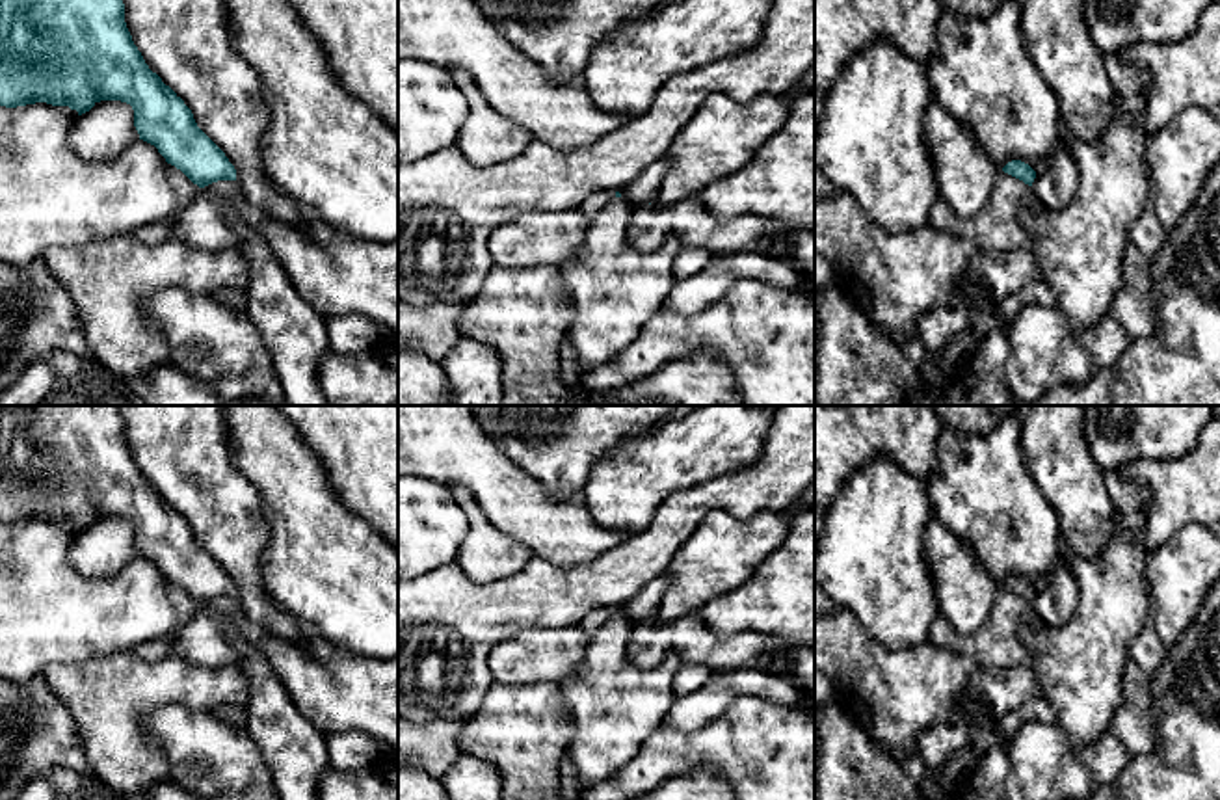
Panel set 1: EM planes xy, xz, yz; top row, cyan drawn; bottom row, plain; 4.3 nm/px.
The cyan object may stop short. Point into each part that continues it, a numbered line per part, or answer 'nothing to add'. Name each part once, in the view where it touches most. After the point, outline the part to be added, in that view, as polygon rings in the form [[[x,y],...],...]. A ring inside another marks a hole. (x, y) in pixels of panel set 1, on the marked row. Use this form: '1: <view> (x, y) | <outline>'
1: yz (1055, 185) | [[[1056,147],[1030,186],[1030,203],[1041,208],[1066,208],[1079,184],[1077,164],[1068,147]]]

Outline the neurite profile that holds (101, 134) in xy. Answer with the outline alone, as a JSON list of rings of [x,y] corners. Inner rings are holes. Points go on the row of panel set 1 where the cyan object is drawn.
[[[100,100],[82,113],[69,132],[69,149],[89,164],[115,160],[139,134],[134,127],[134,110],[121,100]]]

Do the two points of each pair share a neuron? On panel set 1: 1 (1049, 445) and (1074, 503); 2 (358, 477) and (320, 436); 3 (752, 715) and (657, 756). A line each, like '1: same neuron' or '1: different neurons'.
1: same neuron
2: same neuron
3: same neuron

